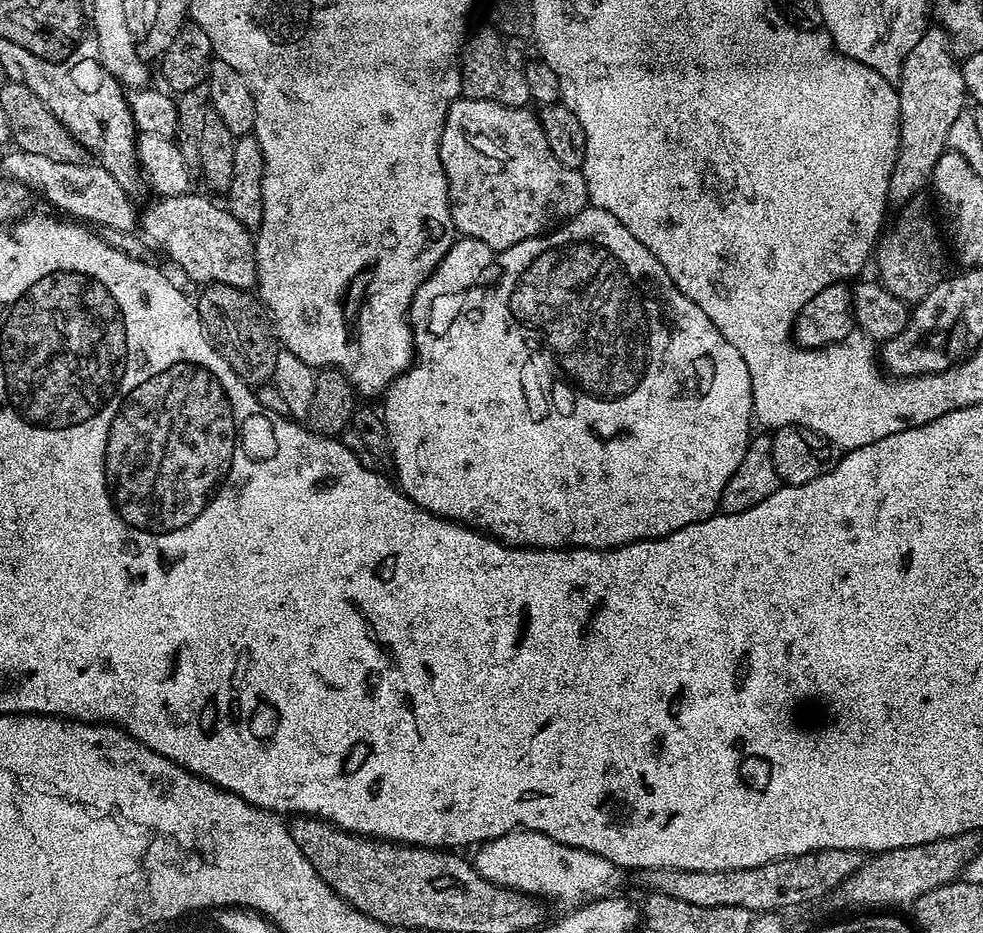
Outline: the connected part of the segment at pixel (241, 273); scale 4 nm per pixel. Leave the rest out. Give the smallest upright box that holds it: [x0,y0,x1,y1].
[138,194,256,290]

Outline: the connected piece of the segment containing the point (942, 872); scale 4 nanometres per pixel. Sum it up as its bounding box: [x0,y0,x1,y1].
[834,836,962,910]

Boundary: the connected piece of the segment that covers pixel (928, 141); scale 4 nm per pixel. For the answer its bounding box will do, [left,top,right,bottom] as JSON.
[888,26,966,206]

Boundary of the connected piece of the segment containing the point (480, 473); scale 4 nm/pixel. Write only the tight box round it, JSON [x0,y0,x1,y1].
[382,207,754,548]

